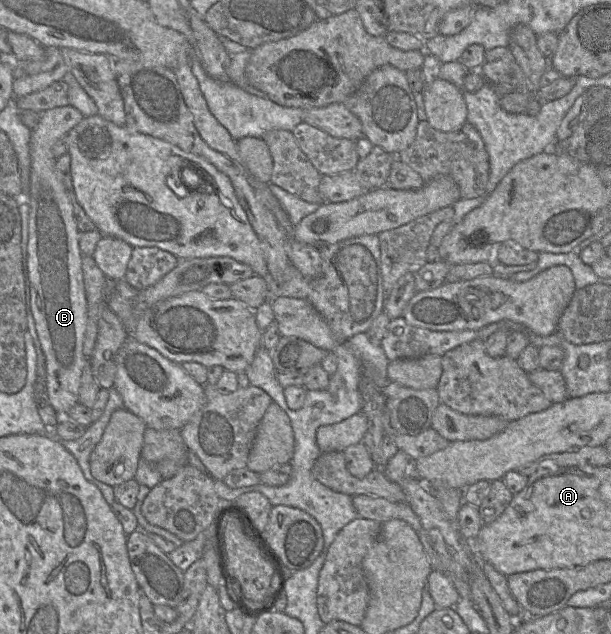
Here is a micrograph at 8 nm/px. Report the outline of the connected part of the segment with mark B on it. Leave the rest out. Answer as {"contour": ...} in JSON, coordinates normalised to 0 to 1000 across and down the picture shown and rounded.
{"contour":[[[116,166],[85,170],[67,178],[62,197],[51,205],[47,301],[43,311],[34,312],[47,325],[41,446],[44,438],[49,456],[49,489],[65,547],[74,563],[74,634],[82,637],[100,658],[106,656],[129,634],[133,593],[139,576],[146,574],[146,565],[136,557],[142,517],[142,473],[134,427],[136,402],[129,391],[129,364],[119,325],[92,270],[93,251],[87,244],[85,233],[100,216],[111,211],[136,186],[136,180]]]}

